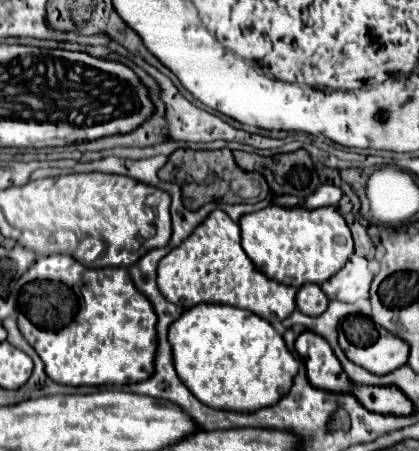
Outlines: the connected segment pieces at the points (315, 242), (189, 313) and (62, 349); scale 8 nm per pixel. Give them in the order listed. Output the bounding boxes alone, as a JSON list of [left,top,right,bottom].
[[240,206,354,288],[168,304,298,412],[16,256,156,386]]

